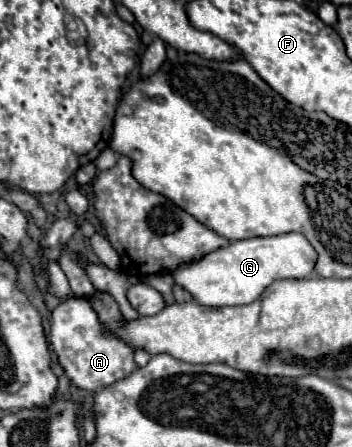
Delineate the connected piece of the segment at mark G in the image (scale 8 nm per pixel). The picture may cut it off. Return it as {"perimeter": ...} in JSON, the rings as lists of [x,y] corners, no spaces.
{"perimeter":[[[286,233],[276,237],[252,237],[230,241],[226,247],[206,253],[198,261],[186,261],[170,271],[174,281],[184,287],[200,305],[224,307],[252,303],[276,279],[302,279],[312,275],[316,251],[302,233]]]}

